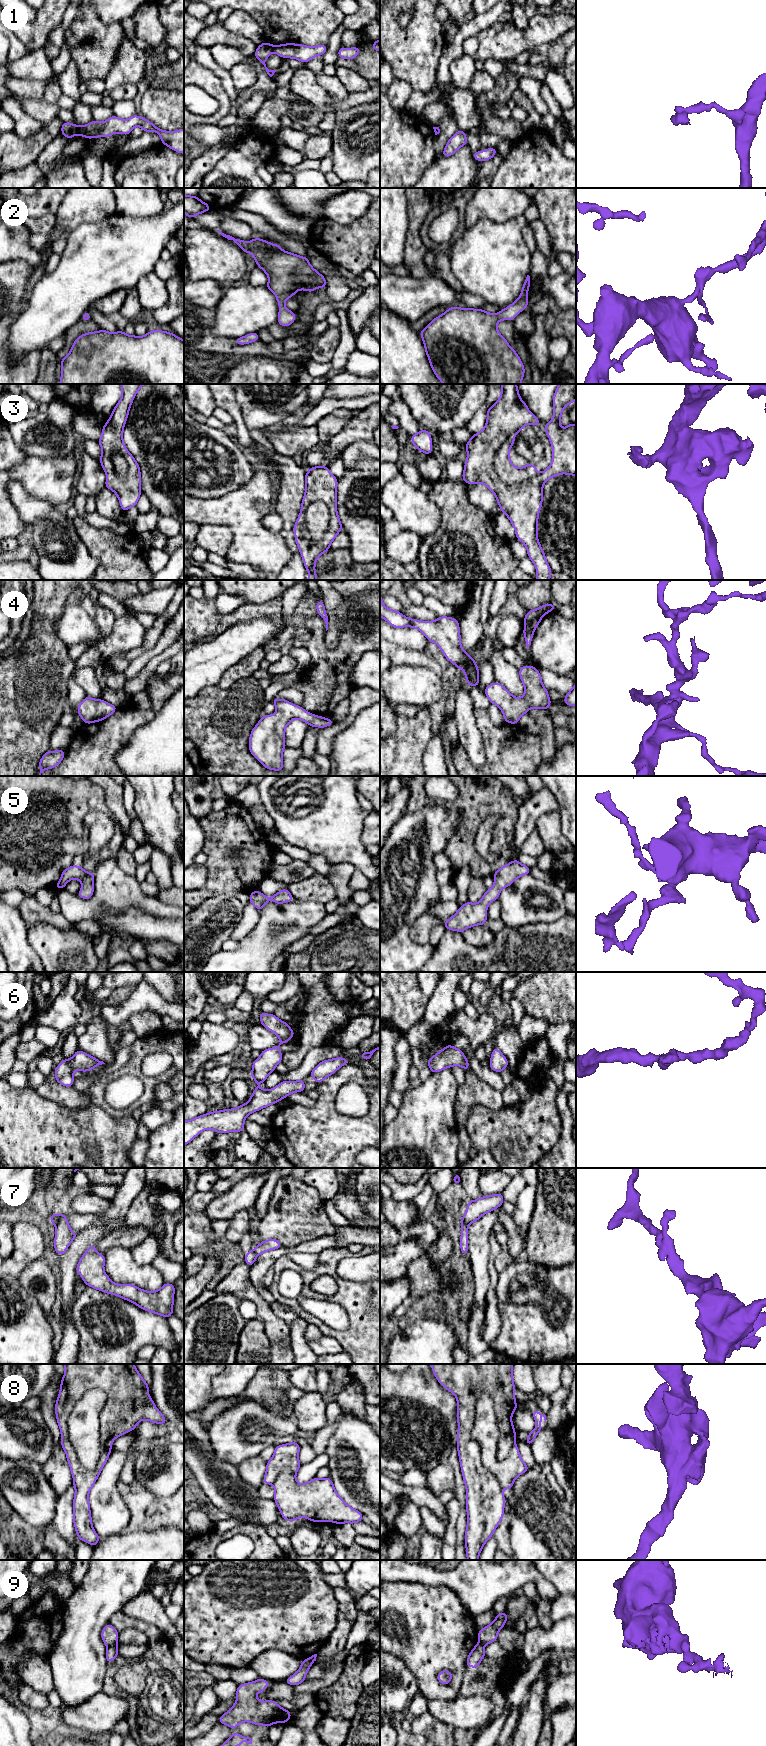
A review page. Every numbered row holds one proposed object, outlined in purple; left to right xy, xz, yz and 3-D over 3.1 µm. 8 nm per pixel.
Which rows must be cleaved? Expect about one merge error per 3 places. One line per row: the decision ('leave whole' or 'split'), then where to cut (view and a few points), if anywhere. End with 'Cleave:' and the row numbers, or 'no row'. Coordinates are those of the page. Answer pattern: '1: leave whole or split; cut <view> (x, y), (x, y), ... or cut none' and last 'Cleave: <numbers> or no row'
1: split; cut xy (78, 127), (76, 133)
2: leave whole; cut none
3: split; cut xz (321, 500), (328, 509), (329, 525), (324, 535), (315, 543)
4: leave whole; cut none
5: leave whole; cut none
6: leave whole; cut none
7: split; cut xy (63, 1214), (55, 1225)
8: leave whole; cut none
9: split; cut xy (117, 1642), (107, 1647)
Cleave: 1, 3, 7, 9

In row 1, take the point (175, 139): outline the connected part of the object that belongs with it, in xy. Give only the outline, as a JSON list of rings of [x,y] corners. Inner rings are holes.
[[[112,115],[104,122],[92,121],[84,126],[78,127],[77,134],[87,139],[96,137],[108,137],[114,133],[129,135],[135,126],[140,126],[143,132],[157,132],[161,138],[162,144],[168,146],[172,150],[184,154],[184,129],[177,131],[164,131],[159,129],[150,121],[138,115],[133,115],[129,119],[120,119]]]

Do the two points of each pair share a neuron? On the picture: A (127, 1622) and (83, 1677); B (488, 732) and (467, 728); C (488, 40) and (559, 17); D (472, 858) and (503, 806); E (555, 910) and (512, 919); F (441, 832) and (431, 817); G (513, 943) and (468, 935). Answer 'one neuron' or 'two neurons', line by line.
A: two neurons
B: two neurons
C: one neuron
D: one neuron
E: one neuron
F: one neuron
G: two neurons

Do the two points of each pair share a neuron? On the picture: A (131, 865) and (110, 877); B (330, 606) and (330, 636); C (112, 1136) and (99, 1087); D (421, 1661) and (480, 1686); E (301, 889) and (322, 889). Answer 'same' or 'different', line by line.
A: different
B: same
C: different
D: different
E: same

